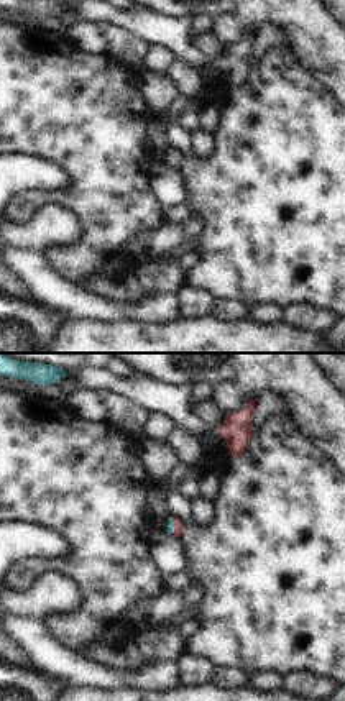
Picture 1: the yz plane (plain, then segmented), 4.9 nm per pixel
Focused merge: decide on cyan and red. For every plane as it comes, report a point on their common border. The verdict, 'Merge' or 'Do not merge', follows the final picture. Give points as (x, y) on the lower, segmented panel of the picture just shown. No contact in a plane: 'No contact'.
Touches cyan at (173, 526).

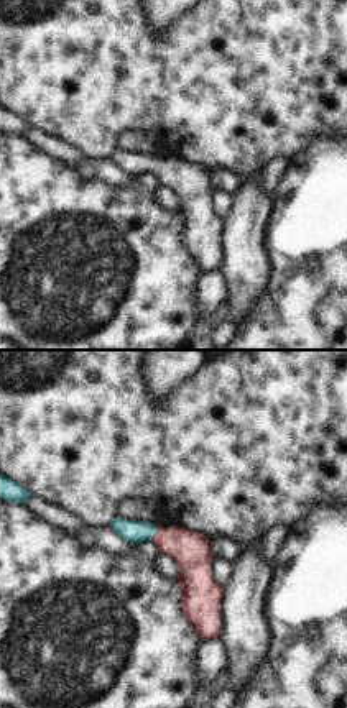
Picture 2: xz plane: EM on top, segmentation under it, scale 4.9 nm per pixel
Touches cyan at (155, 533).

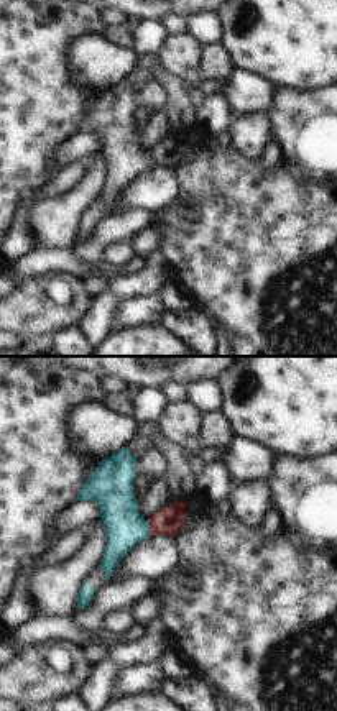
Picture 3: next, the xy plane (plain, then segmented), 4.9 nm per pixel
Touches cyan at (147, 527).

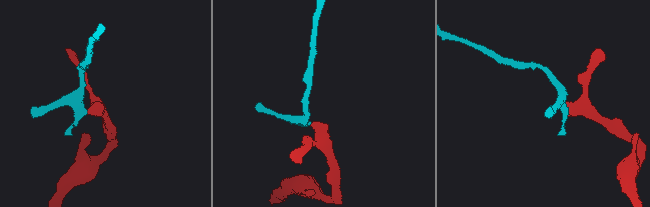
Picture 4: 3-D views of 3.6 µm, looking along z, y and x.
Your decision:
Merge.

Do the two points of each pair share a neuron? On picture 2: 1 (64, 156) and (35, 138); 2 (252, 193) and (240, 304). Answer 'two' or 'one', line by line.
1: one
2: one

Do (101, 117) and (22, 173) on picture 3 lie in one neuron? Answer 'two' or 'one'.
two

